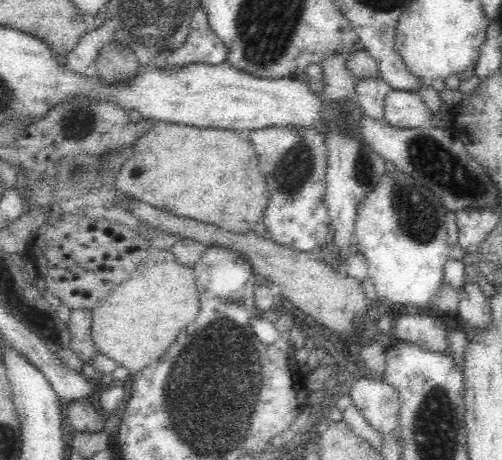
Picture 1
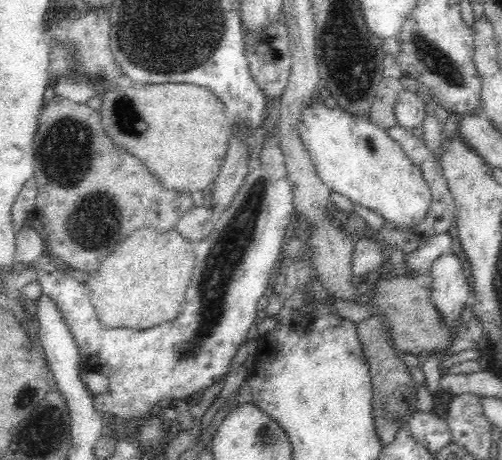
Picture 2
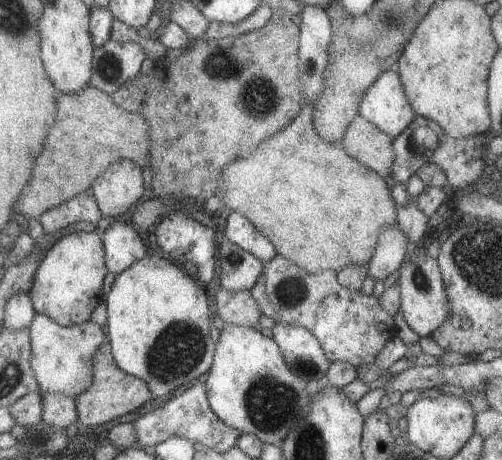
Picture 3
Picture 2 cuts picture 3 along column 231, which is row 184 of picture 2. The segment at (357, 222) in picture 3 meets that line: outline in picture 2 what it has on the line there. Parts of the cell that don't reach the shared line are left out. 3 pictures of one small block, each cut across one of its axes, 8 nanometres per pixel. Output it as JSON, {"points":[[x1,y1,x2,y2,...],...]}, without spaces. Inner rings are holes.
{"points":[[187,83,120,86,102,96,102,122,109,138,132,153,162,184,176,192,204,192,218,176,229,150,231,126,222,102,206,88]]}

